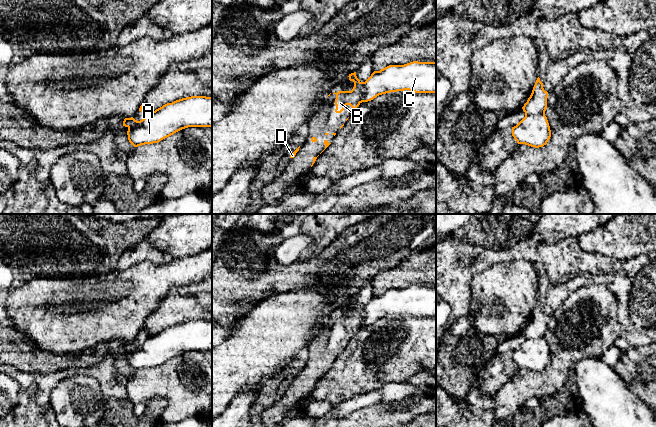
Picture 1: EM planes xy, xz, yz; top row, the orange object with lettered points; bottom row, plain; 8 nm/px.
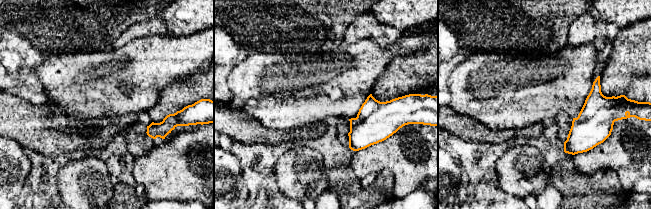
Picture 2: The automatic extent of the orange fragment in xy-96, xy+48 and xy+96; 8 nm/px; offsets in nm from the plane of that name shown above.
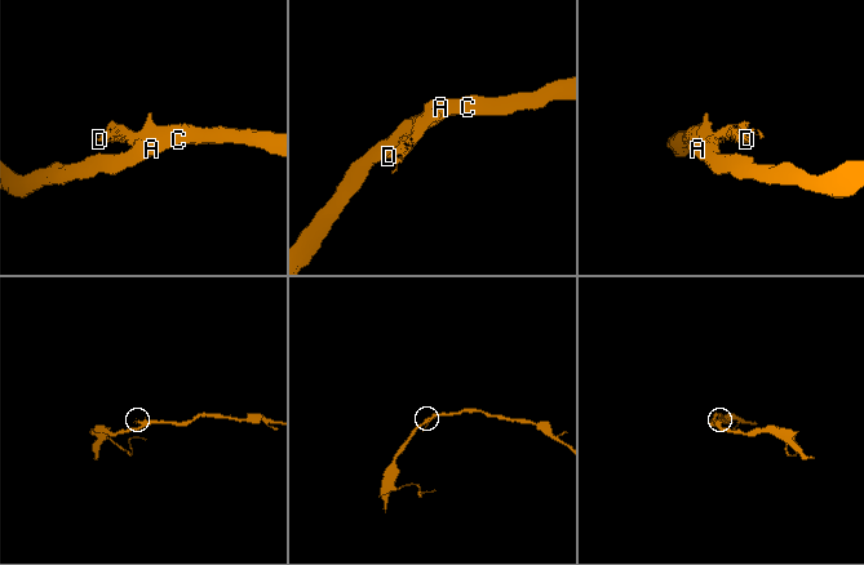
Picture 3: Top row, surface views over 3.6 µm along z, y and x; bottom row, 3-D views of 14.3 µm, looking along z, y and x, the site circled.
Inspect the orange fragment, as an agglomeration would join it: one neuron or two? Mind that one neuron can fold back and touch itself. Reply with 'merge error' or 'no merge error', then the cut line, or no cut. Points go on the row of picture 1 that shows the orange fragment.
merge error; cut xz (368, 79), (361, 101)

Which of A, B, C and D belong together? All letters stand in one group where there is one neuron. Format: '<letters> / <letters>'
A C / B D

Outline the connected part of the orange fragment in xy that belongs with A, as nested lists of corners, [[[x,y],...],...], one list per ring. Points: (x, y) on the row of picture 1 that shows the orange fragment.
[[[191,96],[150,111],[137,127],[128,127],[129,142],[138,147],[158,143],[188,127],[212,127],[212,97]]]

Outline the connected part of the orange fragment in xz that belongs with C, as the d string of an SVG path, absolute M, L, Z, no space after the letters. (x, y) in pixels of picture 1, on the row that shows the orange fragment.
M413 61L374 71L366 81L362 102L371 101L382 94L404 90L436 93L436 62Z

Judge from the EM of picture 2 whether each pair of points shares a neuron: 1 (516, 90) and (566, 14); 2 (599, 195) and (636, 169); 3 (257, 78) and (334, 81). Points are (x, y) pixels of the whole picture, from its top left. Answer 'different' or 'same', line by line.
1: different
2: different
3: same

